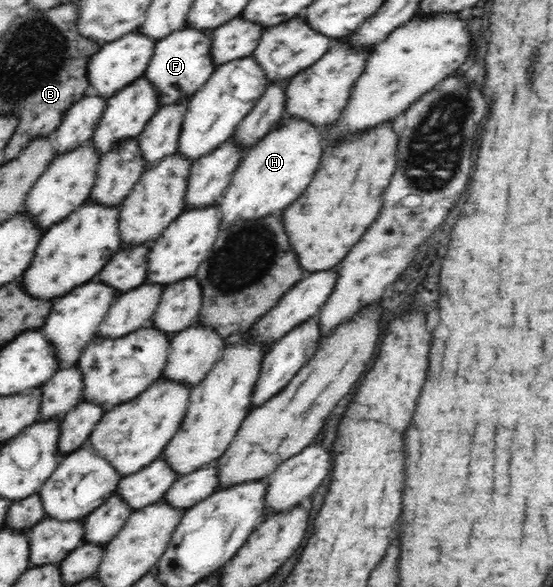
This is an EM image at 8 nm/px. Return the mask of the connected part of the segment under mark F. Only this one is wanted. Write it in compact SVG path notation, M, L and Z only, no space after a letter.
M184 26L155 42L154 56L146 67L145 77L150 84L157 88L158 100L161 106L176 104L186 96L192 97L198 92L212 73L215 65L212 59L212 45L210 30L194 30Z

